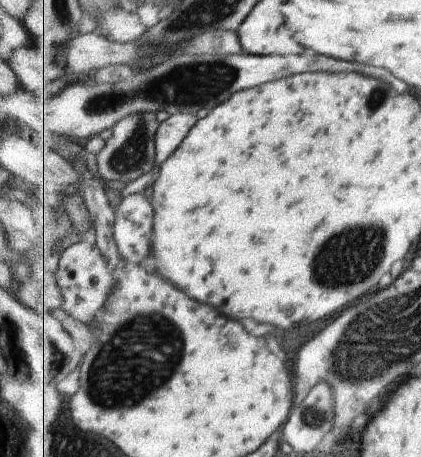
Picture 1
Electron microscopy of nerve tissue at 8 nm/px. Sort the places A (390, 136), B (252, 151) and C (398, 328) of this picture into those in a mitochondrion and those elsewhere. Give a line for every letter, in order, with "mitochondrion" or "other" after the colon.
A: other
B: other
C: mitochondrion

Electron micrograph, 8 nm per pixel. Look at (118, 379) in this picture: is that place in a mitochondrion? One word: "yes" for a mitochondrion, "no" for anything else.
yes

